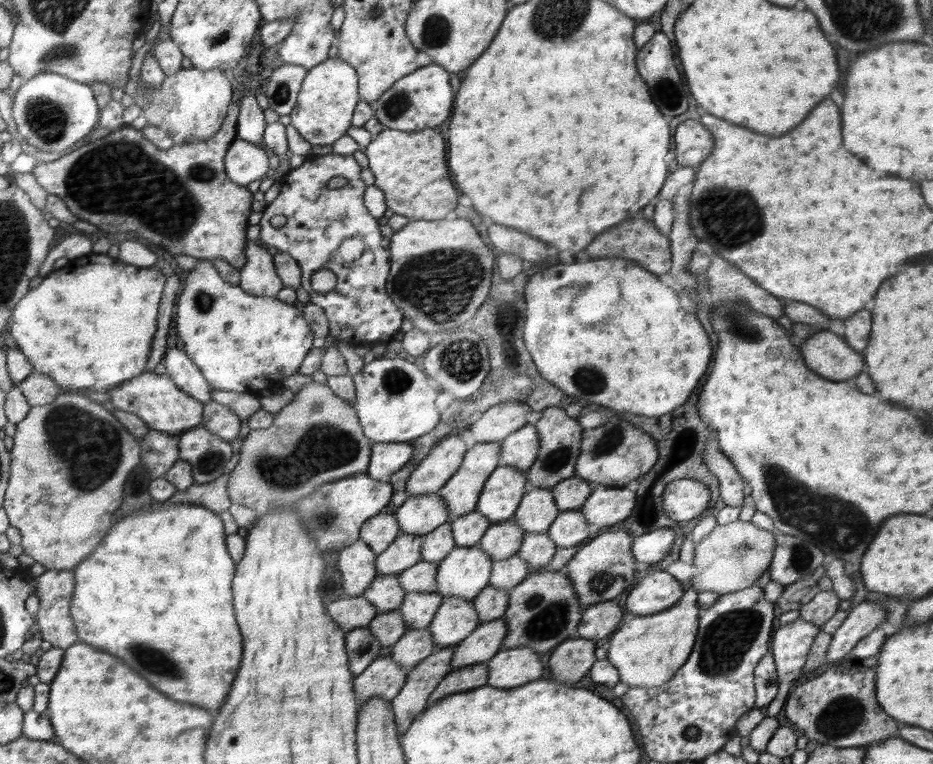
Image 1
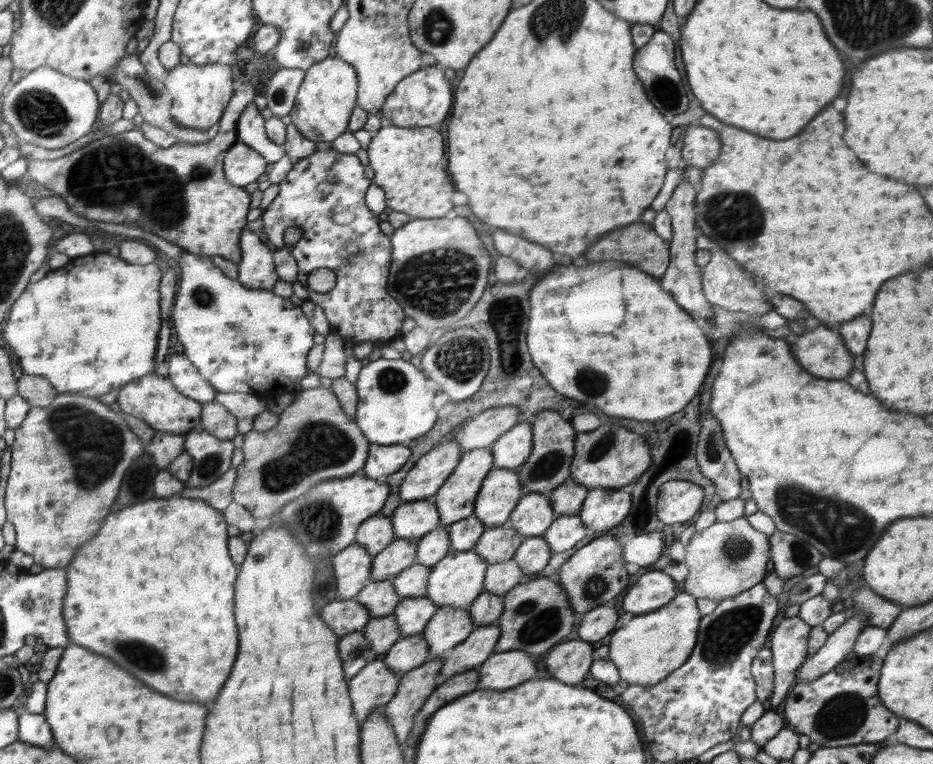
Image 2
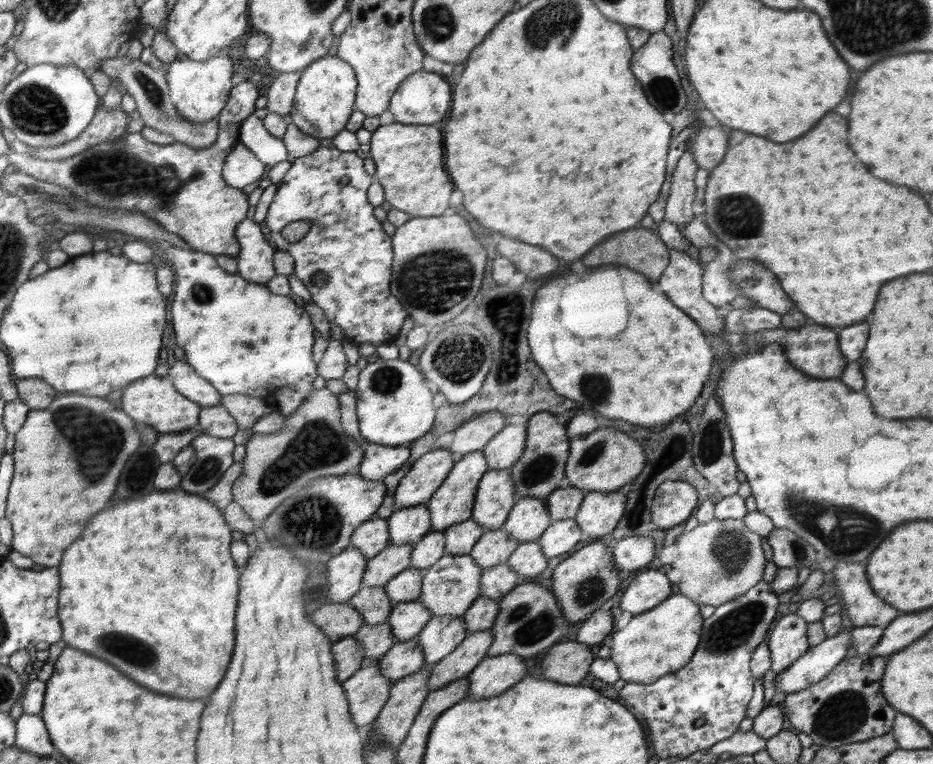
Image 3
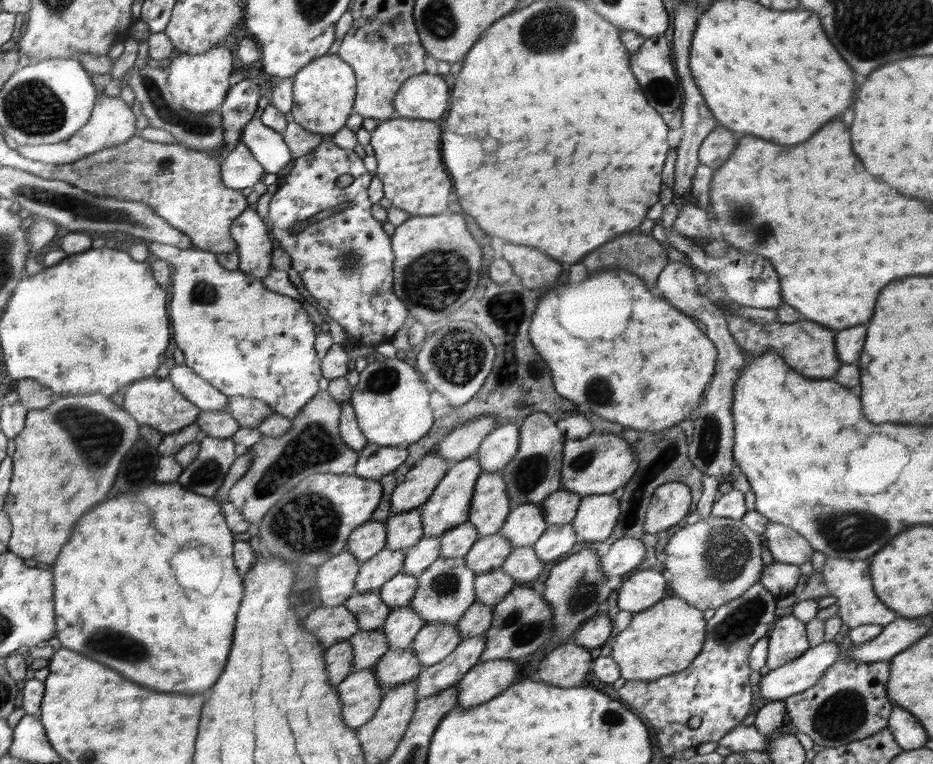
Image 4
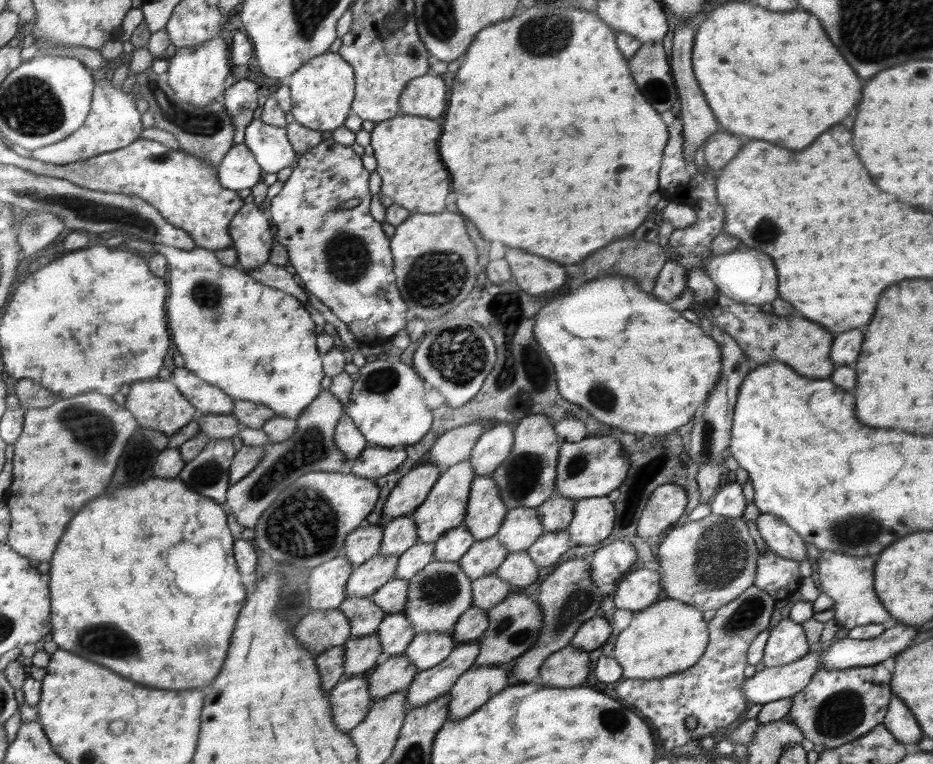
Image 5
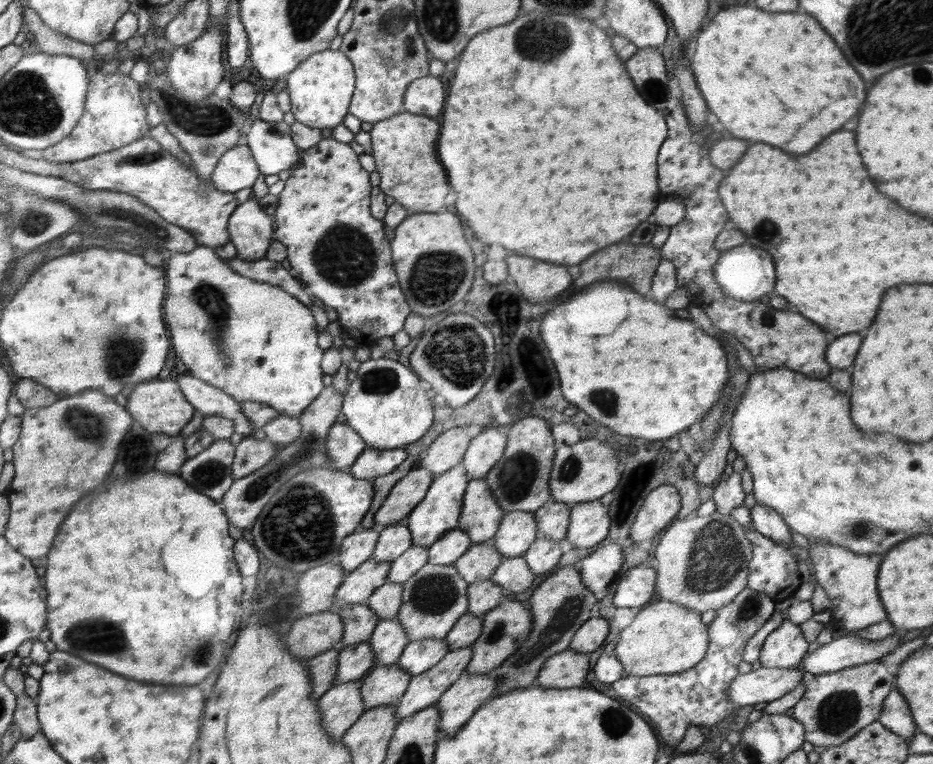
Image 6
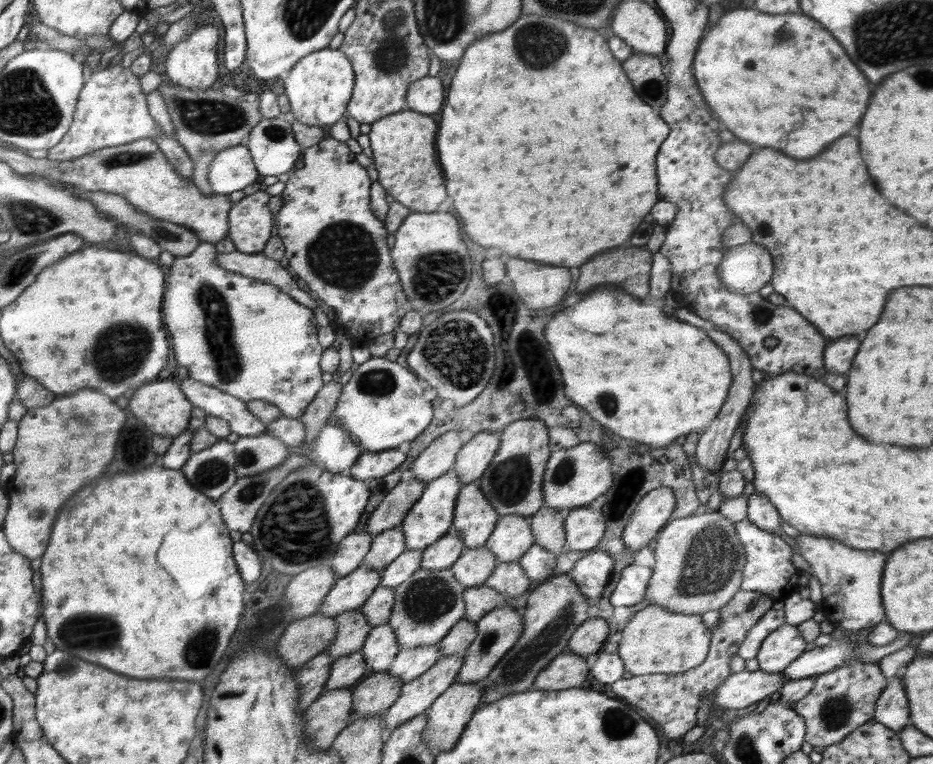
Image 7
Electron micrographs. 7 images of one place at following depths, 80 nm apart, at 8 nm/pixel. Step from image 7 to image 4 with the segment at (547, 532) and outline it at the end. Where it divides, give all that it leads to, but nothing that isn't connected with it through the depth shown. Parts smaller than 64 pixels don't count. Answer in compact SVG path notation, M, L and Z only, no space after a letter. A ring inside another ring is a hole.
M558 489L541 503L542 512L548 525L563 525L572 523L576 518L582 497L566 489Z

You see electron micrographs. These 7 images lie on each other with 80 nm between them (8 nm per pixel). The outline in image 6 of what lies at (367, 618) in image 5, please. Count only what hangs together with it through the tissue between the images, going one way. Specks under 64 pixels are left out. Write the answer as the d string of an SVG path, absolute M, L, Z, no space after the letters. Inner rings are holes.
M366 602L339 606L335 610L345 627L344 639L336 647L338 650L368 641L379 623L377 614Z

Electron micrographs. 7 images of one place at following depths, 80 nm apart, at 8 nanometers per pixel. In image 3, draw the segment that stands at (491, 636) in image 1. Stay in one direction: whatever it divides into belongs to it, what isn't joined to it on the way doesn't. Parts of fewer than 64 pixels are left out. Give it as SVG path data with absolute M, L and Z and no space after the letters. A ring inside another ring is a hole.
M490 629L468 633L464 642L456 650L431 666L430 692L438 691L454 682L454 680L460 680L468 676L469 672L472 672L474 667L488 655L493 640L494 635Z

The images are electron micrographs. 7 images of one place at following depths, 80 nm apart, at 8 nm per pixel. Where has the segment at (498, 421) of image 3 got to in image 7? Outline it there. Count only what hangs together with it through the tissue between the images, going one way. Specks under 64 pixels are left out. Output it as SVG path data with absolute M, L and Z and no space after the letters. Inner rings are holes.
M451 430L435 438L416 461L412 463L412 469L408 471L418 480L428 484L446 474L456 461L456 455L464 442L460 439L460 431Z

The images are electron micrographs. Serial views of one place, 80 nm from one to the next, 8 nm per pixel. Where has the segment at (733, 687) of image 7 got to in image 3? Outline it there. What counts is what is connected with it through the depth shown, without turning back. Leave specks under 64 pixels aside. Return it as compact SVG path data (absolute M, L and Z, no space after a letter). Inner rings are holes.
M842 629L827 637L818 646L808 649L786 670L778 672L774 681L776 691L792 694L822 680L848 652L851 631Z

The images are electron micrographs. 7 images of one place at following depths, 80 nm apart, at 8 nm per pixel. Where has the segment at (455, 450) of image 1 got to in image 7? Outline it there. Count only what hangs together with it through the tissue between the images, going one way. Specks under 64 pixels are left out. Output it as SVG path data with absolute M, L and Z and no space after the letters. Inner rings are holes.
M407 474L394 488L388 490L368 519L365 531L375 537L400 526L414 503L424 494L426 485L424 481Z

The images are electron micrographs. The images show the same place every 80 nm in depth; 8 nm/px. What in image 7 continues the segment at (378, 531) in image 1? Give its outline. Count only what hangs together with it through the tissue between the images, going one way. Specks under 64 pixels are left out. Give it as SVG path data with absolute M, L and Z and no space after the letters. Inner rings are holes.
M364 531L351 533L342 540L342 548L338 548L329 563L338 579L344 578L362 565L373 544L373 537Z

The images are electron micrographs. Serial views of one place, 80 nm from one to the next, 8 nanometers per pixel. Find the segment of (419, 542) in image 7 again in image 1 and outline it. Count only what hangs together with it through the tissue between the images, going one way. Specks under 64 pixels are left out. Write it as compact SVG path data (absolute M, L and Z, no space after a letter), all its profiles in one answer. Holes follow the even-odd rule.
M476 443L473 448L470 448L461 468L458 468L456 474L453 475L453 478L437 492L447 502L449 508L448 522L452 522L454 519L468 515L469 512L476 510L478 499L488 483L489 476L500 466L500 463L501 443Z

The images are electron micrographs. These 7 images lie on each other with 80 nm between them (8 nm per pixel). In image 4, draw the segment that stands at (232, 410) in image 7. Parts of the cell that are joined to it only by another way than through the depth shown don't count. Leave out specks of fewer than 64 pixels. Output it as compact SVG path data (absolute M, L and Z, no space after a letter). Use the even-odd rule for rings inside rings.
M186 364L170 369L168 378L176 386L178 393L193 401L202 411L222 411L228 407L229 397L209 381L203 380Z

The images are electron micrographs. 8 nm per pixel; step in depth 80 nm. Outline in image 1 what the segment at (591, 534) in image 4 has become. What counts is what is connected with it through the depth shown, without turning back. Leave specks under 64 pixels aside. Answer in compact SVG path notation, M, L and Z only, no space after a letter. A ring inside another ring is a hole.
M593 485L588 502L580 508L590 526L604 528L626 520L634 508L636 494L626 486Z

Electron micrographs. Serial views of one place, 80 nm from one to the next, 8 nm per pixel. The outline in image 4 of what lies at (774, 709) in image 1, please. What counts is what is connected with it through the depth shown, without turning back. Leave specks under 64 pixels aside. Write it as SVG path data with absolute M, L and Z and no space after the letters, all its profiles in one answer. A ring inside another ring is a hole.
M792 614L780 617L780 620L772 625L773 629L768 632L769 643L767 661L765 664L766 668L772 670L782 666L783 664L788 664L791 660L804 654L804 652L811 647L805 626L805 622L798 620L798 618Z

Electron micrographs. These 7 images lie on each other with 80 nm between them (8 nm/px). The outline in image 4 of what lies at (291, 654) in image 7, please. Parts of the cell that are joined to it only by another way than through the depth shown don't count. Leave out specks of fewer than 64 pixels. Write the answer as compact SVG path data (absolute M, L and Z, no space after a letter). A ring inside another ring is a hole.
M344 605L320 607L313 610L303 621L303 627L314 633L326 649L334 643L352 638L359 631L357 618Z

